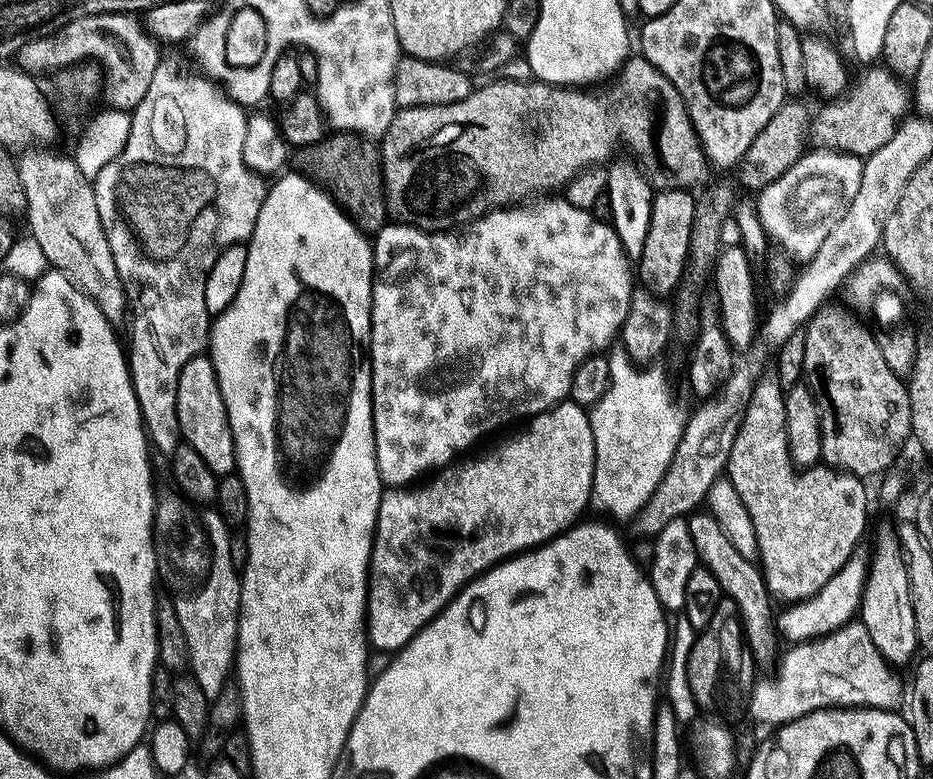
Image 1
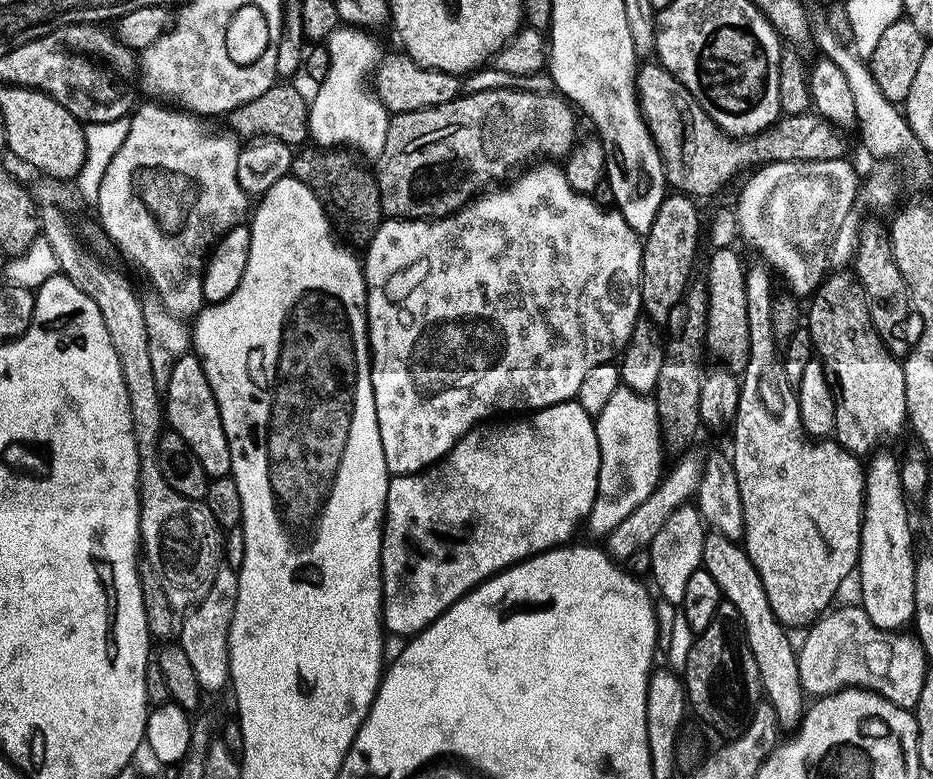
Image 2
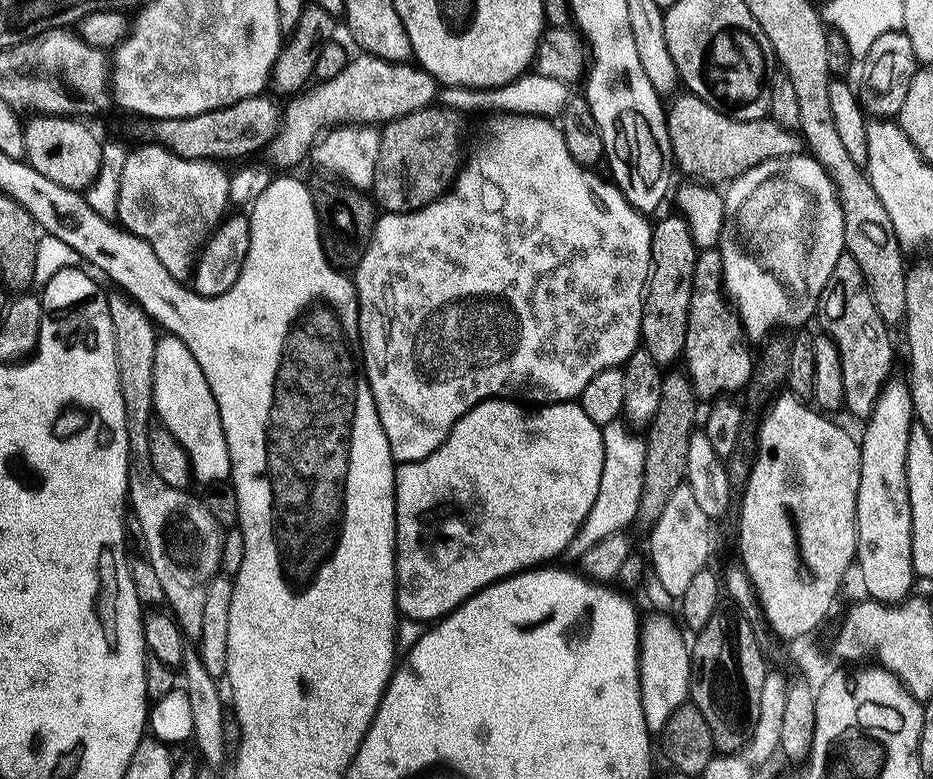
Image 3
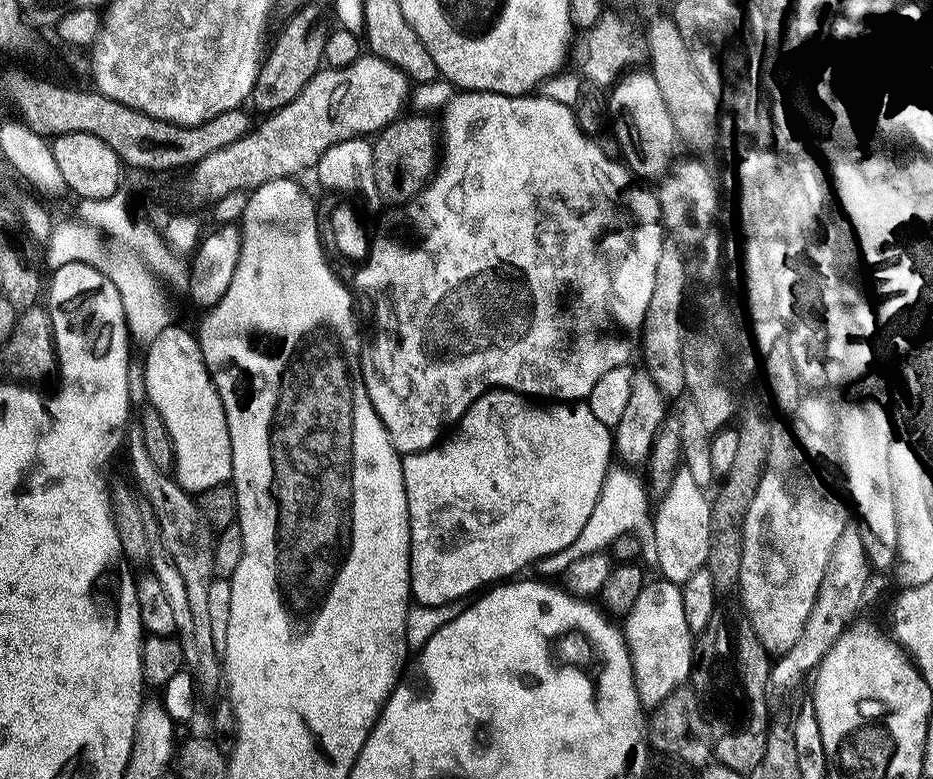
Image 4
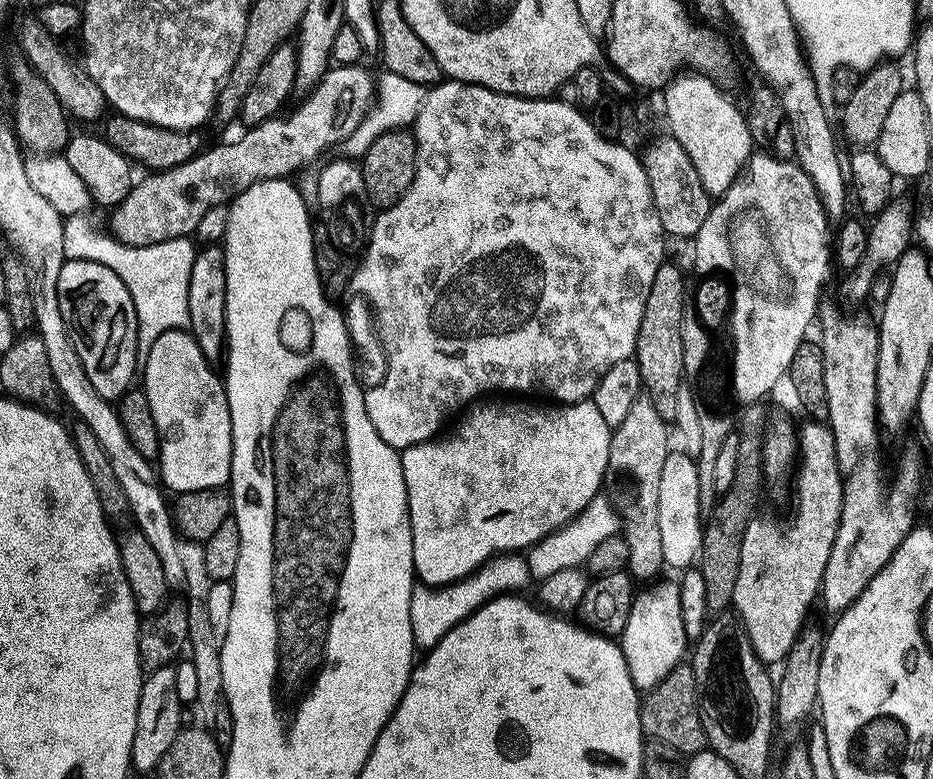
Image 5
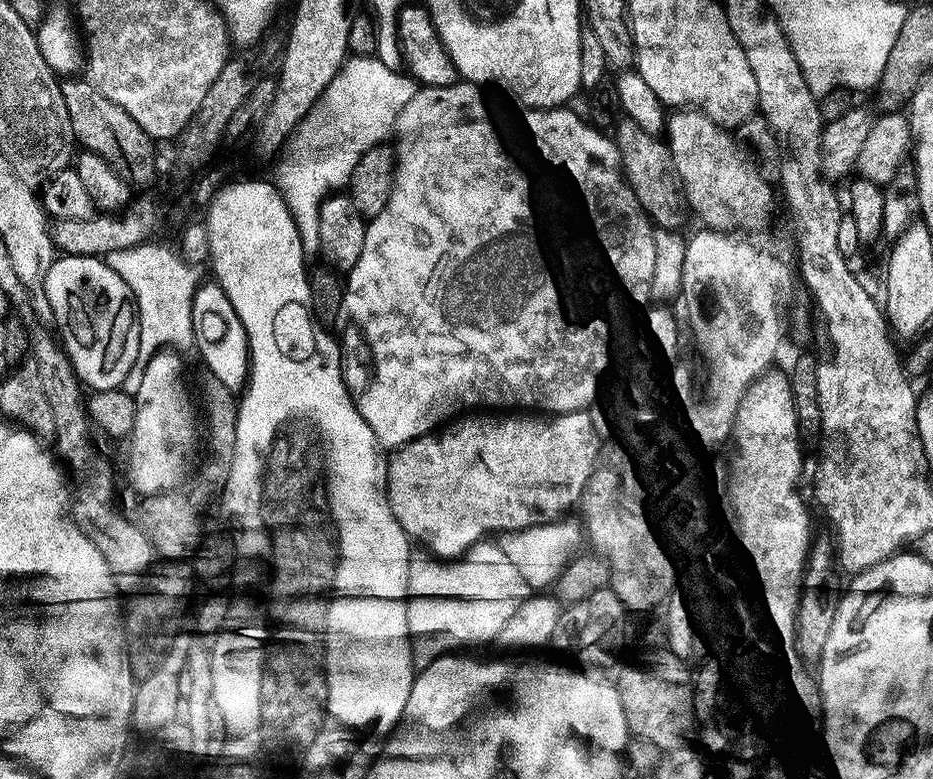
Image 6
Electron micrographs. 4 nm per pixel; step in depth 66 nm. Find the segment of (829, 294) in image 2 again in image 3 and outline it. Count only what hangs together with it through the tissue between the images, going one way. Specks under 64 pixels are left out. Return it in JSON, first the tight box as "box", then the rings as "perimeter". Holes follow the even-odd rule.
{"box":[818,254,896,418],"perimeter":[[[849,254],[839,259],[820,302],[818,316],[820,320],[824,319],[823,331],[832,338],[840,352],[847,411],[862,418],[870,417],[882,390],[893,379],[896,352],[892,349],[892,336],[888,333],[891,332],[890,326],[879,316],[862,267]]]}

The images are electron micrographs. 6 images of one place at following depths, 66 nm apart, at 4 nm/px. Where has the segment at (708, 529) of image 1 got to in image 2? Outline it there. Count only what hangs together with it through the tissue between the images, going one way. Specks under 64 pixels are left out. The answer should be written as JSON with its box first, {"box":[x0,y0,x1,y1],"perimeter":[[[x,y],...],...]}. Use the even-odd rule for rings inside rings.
{"box":[703,534,806,734],"perimeter":[[[712,534],[705,542],[703,571],[709,572],[718,582],[718,590],[722,590],[725,601],[742,618],[744,633],[748,639],[750,650],[754,654],[754,662],[758,662],[758,674],[763,695],[767,703],[776,712],[776,723],[788,734],[795,733],[804,723],[806,711],[806,693],[800,685],[800,658],[797,645],[792,645],[789,629],[781,624],[774,614],[774,606],[770,606],[770,598],[766,598],[766,586],[762,586],[762,578],[758,578],[758,570],[754,570],[754,562],[750,562],[748,553],[737,541],[719,534]]]}

